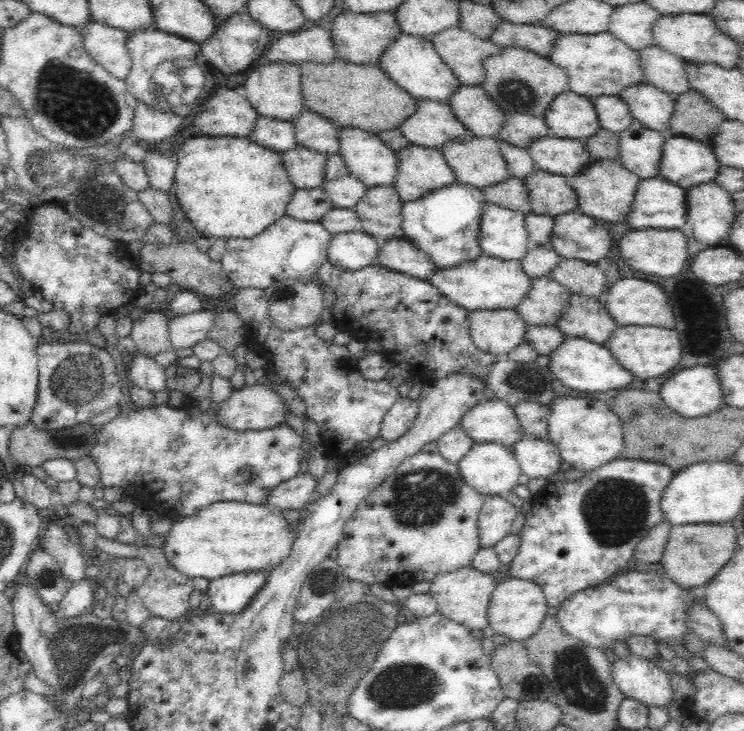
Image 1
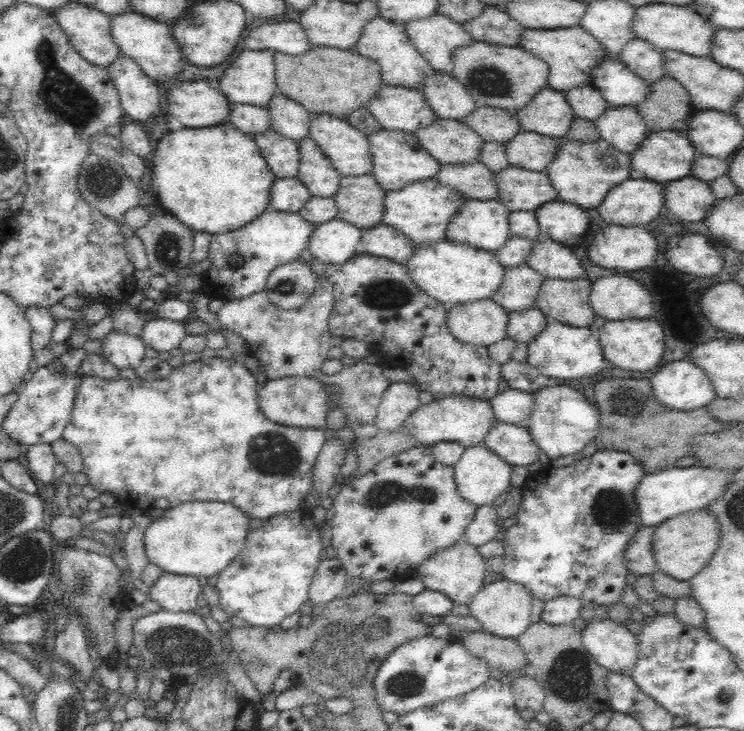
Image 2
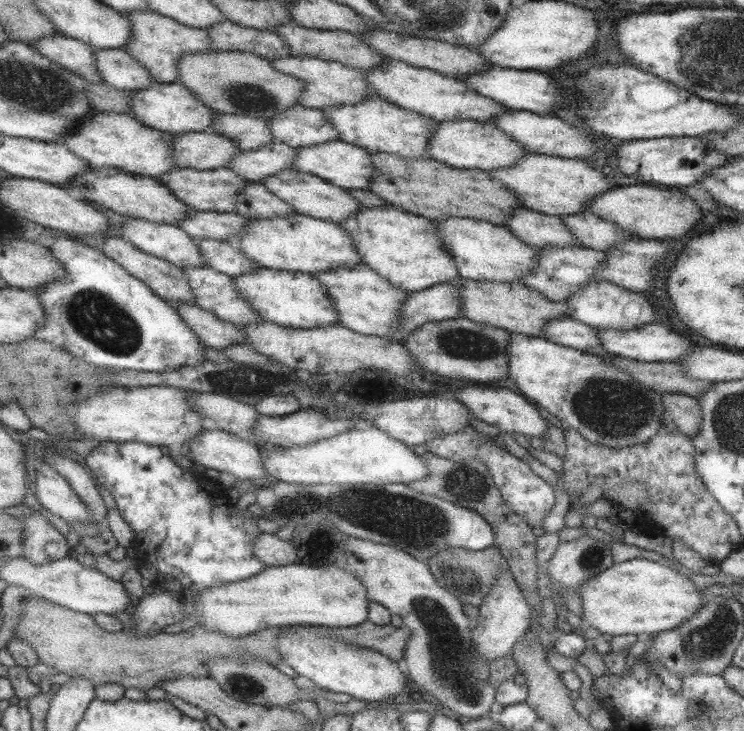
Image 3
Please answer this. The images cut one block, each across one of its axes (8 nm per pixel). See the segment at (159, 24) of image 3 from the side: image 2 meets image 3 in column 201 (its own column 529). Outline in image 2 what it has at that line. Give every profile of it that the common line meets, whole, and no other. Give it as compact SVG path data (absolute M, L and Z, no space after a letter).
M574 26L574 28L552 28L552 30L524 30L522 36L522 48L530 54L534 54L536 58L542 58L548 68L548 86L560 92L572 90L572 88L580 88L580 86L590 86L590 76L594 72L596 66L600 66L604 60L614 58L610 56L610 52L590 34L586 32L582 26Z

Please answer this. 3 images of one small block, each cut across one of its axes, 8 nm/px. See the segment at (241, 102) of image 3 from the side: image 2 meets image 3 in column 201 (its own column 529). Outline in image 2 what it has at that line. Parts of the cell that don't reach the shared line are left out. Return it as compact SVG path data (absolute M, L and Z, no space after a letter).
M476 42L468 48L460 48L454 54L454 78L462 82L468 92L474 96L478 108L502 108L512 114L518 114L536 94L548 88L550 68L542 58L526 52L524 48L508 48L502 44L482 44Z

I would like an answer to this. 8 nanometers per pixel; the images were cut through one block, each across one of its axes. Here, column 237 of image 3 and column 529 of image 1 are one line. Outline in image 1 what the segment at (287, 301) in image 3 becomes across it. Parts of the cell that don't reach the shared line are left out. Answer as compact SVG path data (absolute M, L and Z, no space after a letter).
M480 256L468 260L468 264L458 264L448 270L436 270L428 278L438 292L452 304L460 304L466 312L486 312L486 310L516 310L532 290L532 280L518 260L496 260L490 256Z

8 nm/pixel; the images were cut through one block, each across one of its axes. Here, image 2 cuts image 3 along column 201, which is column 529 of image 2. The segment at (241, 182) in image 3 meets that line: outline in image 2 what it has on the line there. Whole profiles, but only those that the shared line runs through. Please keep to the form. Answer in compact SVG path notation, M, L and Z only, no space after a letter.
M508 166L496 174L496 182L496 200L512 212L536 212L542 204L558 200L558 190L552 186L546 172Z

